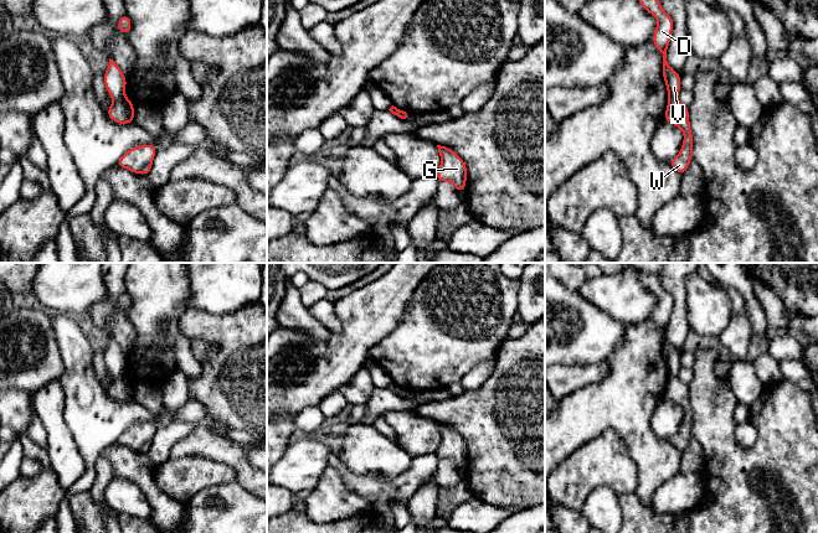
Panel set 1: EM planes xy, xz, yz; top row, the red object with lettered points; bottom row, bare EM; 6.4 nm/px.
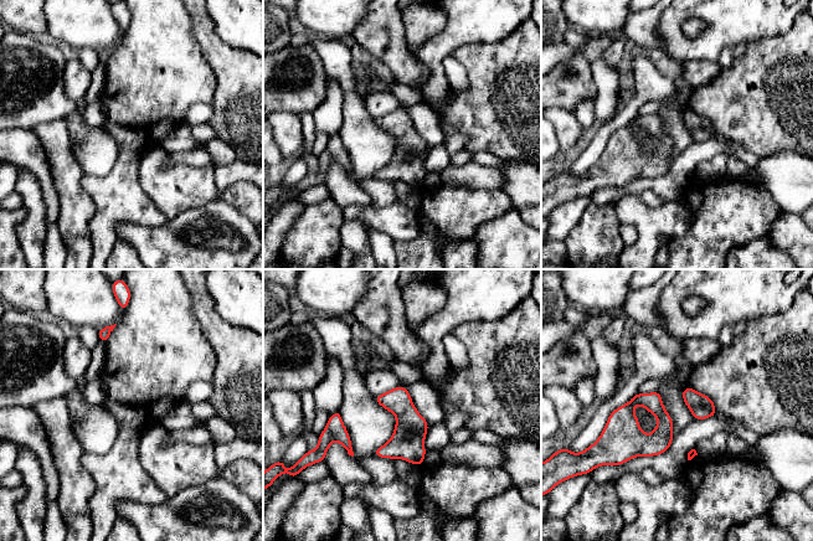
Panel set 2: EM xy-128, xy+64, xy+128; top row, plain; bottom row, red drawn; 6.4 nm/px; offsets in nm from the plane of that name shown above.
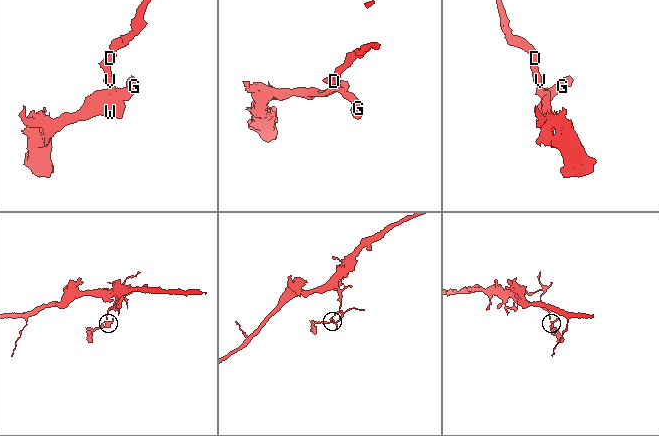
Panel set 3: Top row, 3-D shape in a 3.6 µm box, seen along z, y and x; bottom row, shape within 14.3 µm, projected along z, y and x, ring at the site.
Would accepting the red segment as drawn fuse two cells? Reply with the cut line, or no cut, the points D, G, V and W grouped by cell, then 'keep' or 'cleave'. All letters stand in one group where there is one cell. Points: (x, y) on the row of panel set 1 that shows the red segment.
cut xy (124, 97), (114, 102); groups D V / G W; cleave

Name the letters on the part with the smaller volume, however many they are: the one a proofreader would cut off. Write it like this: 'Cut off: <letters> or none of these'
Cut off: G, W

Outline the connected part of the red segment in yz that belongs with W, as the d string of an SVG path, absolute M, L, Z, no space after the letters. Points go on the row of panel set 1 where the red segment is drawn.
M676 98L668 102L664 120L680 128L684 133L684 140L679 155L668 164L679 174L684 174L693 157L693 135L689 121L689 108L683 105Z

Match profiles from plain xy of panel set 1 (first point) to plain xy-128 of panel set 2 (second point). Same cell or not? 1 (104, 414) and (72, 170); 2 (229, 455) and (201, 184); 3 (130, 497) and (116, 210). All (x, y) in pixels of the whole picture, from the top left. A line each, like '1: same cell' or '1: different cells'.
1: different cells
2: different cells
3: different cells

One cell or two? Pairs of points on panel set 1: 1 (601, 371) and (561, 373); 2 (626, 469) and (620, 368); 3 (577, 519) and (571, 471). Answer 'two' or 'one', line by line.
1: one
2: two
3: two

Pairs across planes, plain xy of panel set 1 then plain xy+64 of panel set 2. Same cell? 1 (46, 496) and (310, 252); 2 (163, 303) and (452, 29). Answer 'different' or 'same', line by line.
1: same
2: different

